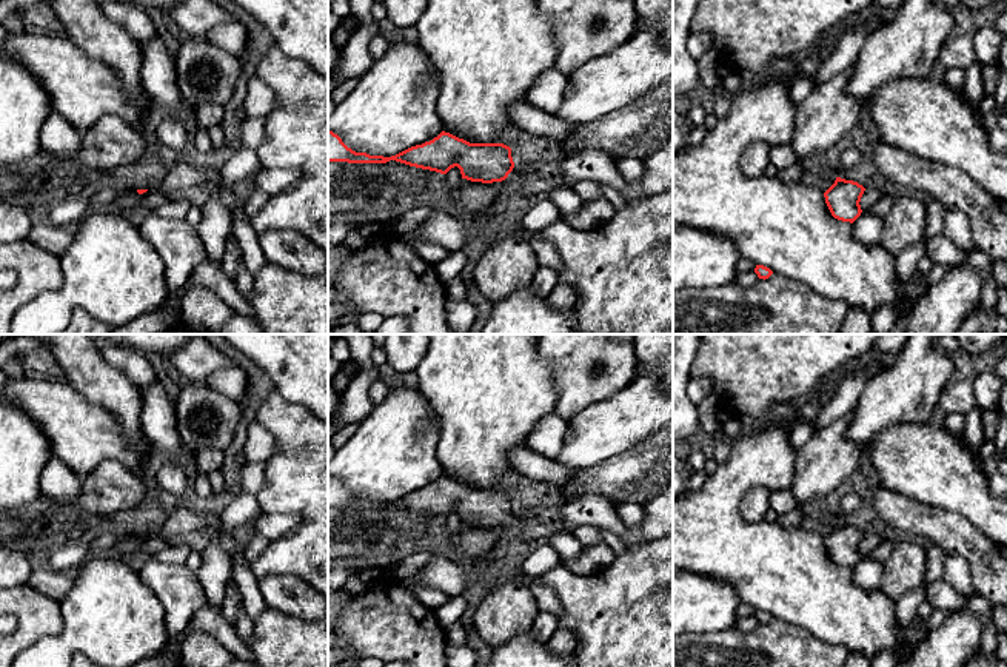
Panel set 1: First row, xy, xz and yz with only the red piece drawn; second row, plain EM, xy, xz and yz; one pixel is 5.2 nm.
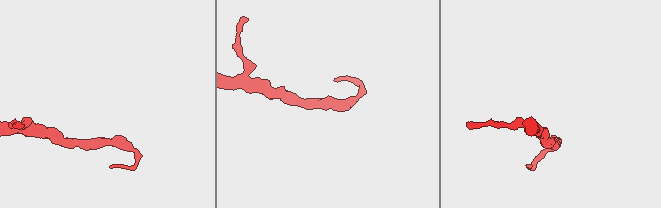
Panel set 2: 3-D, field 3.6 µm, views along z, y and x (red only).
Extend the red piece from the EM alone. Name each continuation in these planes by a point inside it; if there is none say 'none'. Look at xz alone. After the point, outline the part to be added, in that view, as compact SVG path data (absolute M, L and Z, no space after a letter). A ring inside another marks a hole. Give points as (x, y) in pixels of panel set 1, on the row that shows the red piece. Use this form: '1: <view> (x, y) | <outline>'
1: xz (518, 180) | M513 169L505 179L505 183L513 189L527 193L527 174L524 173L517 173L516 169Z

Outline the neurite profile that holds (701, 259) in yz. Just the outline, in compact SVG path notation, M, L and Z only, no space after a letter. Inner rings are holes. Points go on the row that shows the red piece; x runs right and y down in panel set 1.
M673 223L673 290L733 282L741 257L736 245L722 236Z

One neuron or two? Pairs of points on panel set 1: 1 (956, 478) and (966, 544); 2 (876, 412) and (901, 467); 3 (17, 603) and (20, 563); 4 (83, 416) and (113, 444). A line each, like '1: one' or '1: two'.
1: two
2: two
3: two
4: one

